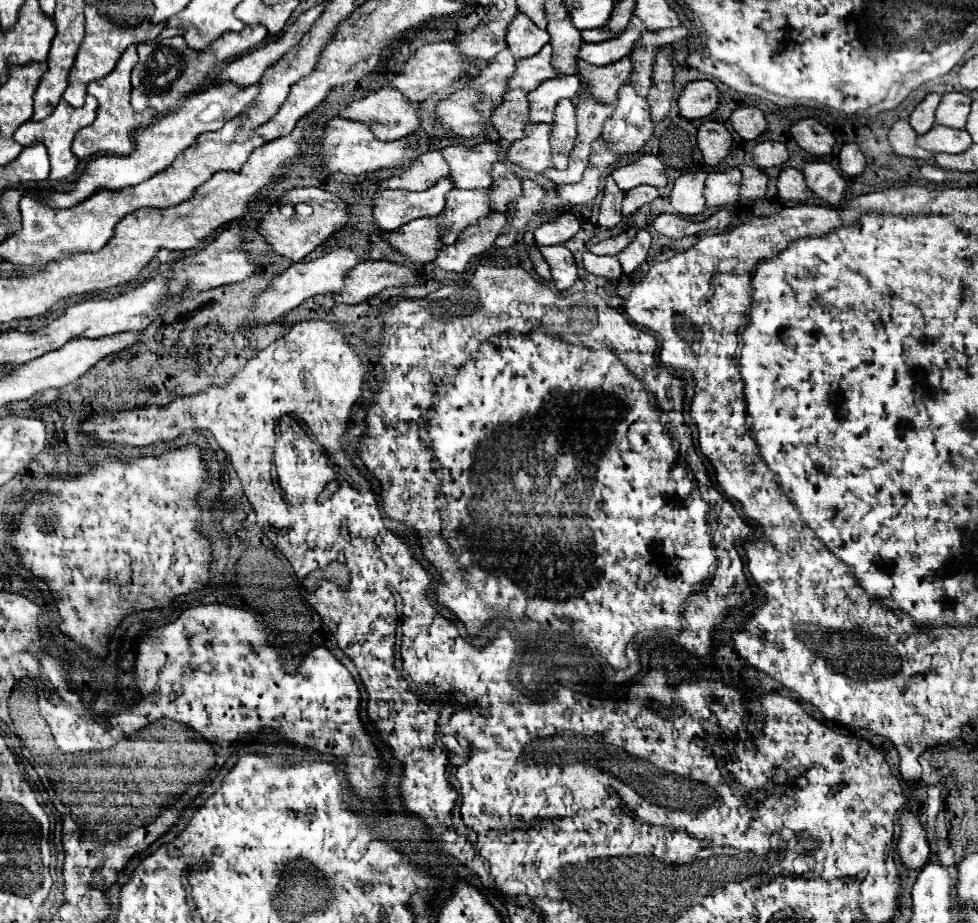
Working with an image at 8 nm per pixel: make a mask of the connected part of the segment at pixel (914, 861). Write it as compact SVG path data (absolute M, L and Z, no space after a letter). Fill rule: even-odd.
M905 811L899 819L901 833L897 839L899 857L901 863L907 869L921 869L927 863L929 857L929 845L927 845L927 831L923 823L913 815L911 811Z

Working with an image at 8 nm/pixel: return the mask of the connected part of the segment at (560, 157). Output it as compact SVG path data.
M571 99L559 101L555 107L553 123L551 123L551 163L555 169L567 167L567 155L575 145L577 137L577 123L575 123L575 105Z

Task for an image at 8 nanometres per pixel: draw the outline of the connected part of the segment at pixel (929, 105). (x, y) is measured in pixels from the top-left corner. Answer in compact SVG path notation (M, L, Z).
M931 93L931 95L927 95L927 99L925 99L923 103L919 103L917 109L913 111L913 115L911 115L911 127L913 127L919 135L927 133L927 131L933 127L933 123L935 123L935 111L937 111L939 101L941 101L941 95Z

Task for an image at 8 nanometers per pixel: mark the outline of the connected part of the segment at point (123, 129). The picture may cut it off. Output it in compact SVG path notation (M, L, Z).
M137 43L129 45L127 51L121 55L119 65L113 69L113 73L91 81L87 85L87 93L97 97L99 101L99 109L97 109L97 117L91 125L79 129L79 133L75 135L73 141L73 153L77 157L91 157L97 153L129 153L129 149L133 149L133 129L141 127L141 125L149 125L151 119L157 117L155 109L145 109L145 111L135 111L129 103L131 97L131 71L135 67L135 63L139 61L137 55Z

